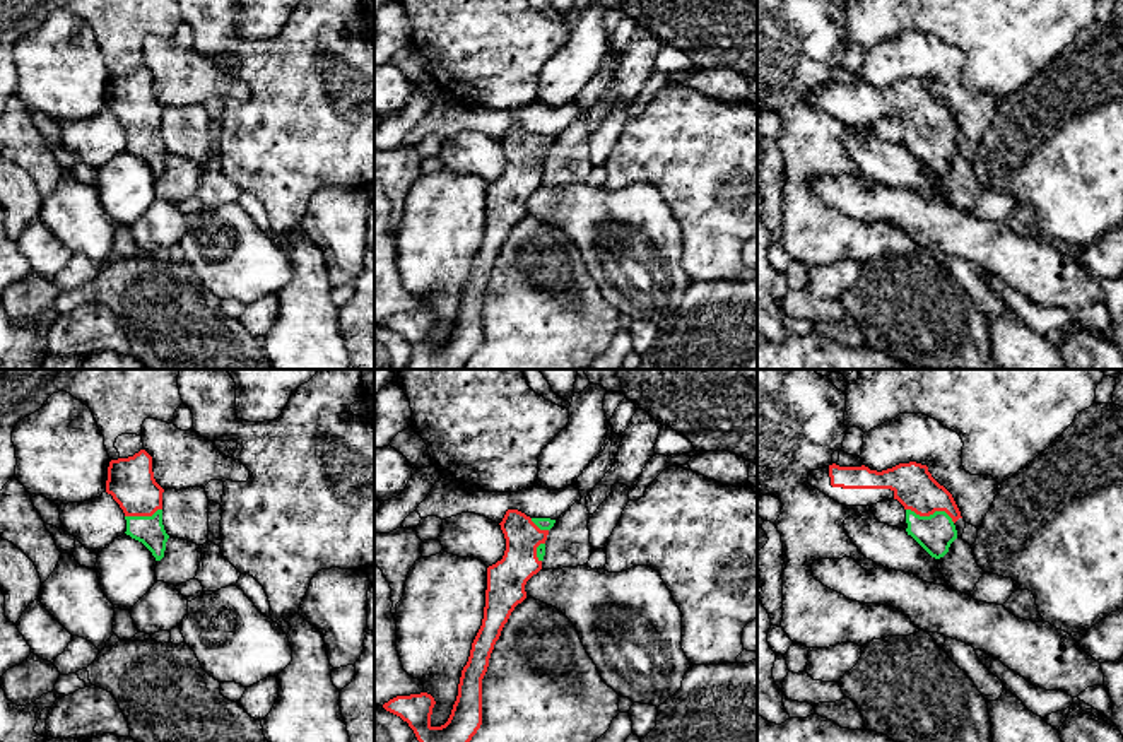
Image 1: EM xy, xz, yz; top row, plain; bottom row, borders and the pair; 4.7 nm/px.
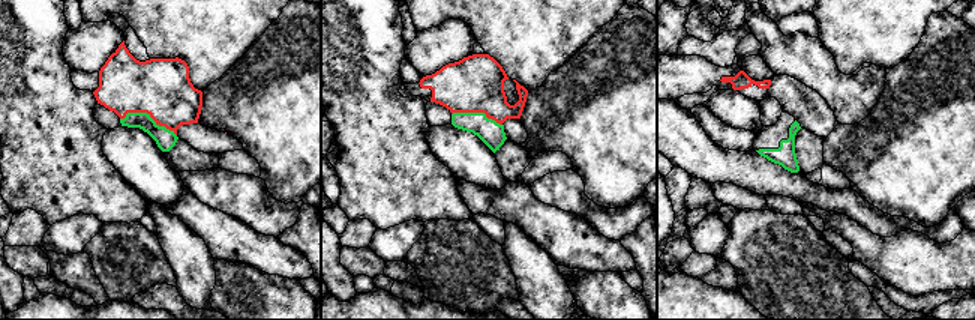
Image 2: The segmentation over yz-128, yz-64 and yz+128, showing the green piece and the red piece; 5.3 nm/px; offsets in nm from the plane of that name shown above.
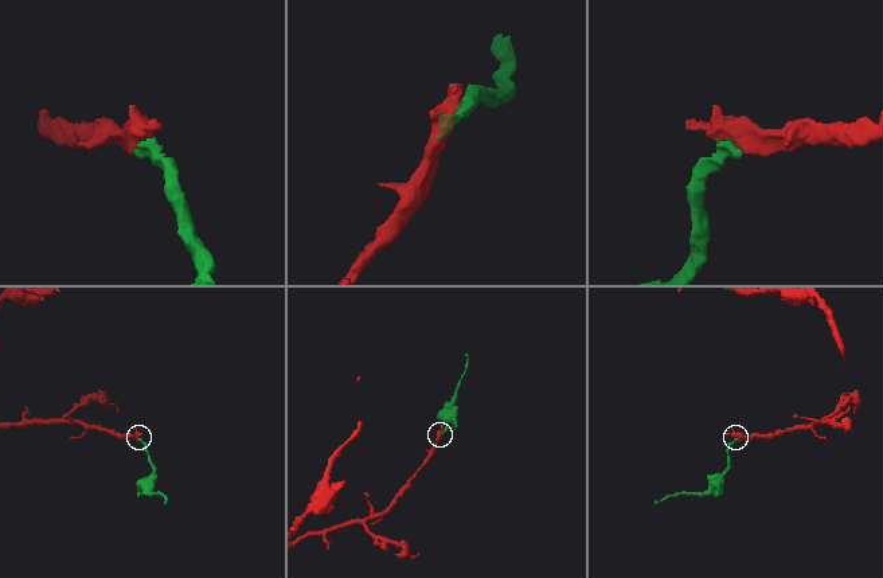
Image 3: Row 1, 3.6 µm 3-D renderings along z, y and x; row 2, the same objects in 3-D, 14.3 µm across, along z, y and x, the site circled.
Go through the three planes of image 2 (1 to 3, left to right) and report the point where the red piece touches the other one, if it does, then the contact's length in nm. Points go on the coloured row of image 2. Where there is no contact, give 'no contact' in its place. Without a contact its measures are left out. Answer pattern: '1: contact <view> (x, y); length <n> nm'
1: contact yz-128 (149, 114); length 320 nm
2: contact yz-64 (477, 113); length 280 nm
3: no contact

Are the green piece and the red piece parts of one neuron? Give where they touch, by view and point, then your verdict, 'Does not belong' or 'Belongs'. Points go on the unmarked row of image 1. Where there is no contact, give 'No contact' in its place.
Touches green at yz (930, 132). Belongs

